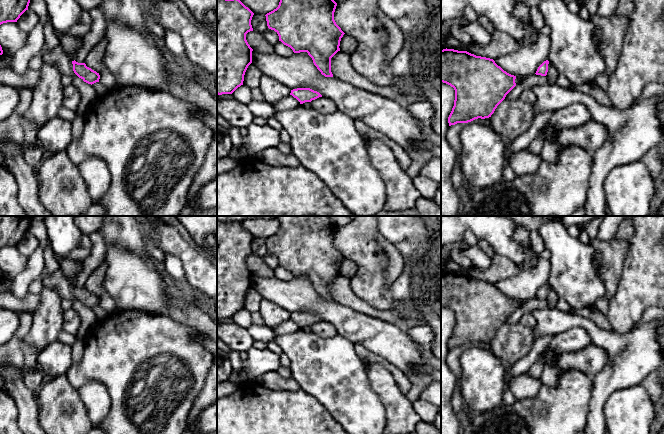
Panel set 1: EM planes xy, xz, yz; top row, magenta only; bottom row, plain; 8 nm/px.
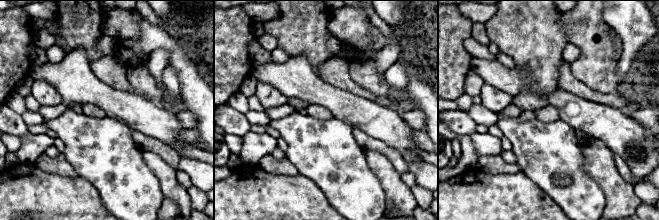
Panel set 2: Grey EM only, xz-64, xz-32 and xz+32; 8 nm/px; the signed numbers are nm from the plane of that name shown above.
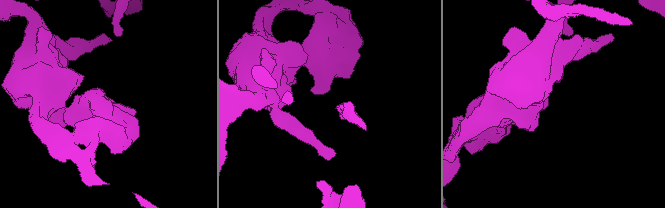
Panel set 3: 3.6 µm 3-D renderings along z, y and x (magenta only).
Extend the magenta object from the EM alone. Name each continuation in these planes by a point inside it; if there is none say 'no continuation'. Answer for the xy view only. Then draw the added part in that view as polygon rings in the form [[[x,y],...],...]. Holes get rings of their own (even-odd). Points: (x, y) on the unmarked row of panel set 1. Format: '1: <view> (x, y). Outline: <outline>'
no continuation

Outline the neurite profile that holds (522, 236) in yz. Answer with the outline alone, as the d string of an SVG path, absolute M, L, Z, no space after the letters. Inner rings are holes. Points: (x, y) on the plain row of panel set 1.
M516 224L513 238L529 255L527 260L519 266L520 270L533 268L538 261L539 255L534 252L530 244L530 232L525 227Z

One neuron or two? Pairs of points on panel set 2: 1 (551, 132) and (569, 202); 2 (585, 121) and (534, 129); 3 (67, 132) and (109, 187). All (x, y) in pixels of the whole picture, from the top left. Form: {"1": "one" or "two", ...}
{"1": "one", "2": "two", "3": "one"}

